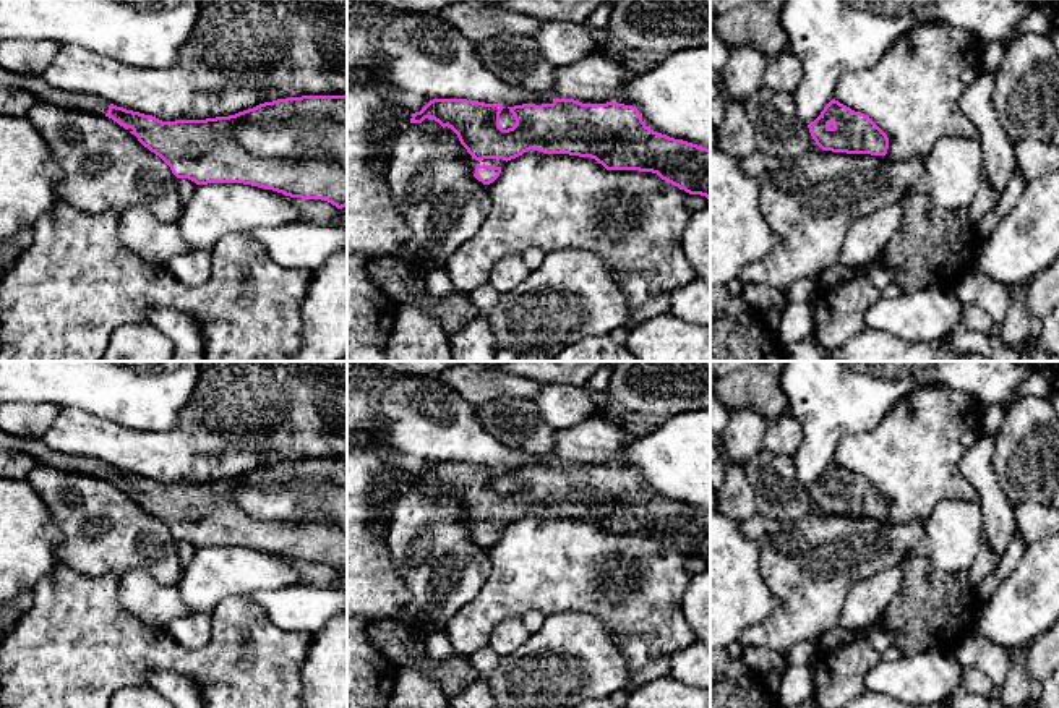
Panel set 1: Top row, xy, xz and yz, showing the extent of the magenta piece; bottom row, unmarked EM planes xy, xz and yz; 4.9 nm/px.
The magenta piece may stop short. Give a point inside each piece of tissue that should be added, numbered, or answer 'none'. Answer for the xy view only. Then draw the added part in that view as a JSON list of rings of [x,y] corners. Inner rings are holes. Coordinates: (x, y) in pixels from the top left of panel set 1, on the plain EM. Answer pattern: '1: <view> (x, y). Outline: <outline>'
1: xy (42, 454). Outline: [[[0,429],[0,449],[21,450],[31,455],[36,463],[42,463],[62,471],[75,471],[105,478],[110,465],[92,458],[57,452],[50,449],[42,439],[15,437]]]

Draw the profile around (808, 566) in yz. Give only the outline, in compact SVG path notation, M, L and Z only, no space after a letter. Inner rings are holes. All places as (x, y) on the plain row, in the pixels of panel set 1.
M821 510L796 522L756 514L740 530L759 544L761 575L778 604L738 642L780 653L838 625L853 583L900 565L926 540L924 520L892 523Z

